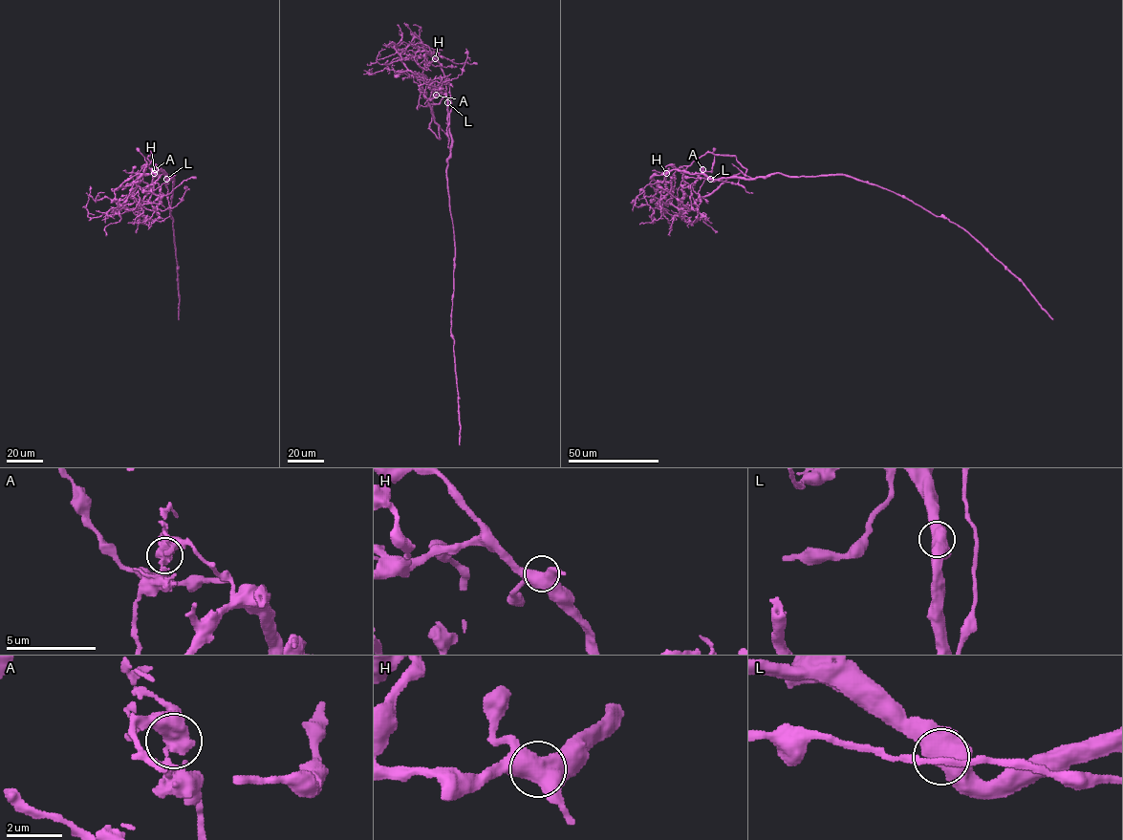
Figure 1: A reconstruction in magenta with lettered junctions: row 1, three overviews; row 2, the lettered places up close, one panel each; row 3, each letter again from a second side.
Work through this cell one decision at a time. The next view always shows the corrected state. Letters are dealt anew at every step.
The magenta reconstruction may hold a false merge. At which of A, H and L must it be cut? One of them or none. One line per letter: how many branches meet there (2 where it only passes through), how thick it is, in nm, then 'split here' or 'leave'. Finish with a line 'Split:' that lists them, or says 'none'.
A: branches 4; calibre 500 nm; split here
H: branches 4; calibre 550 nm; leave
L: branches 4; calibre 480 nm; leave
Split: A

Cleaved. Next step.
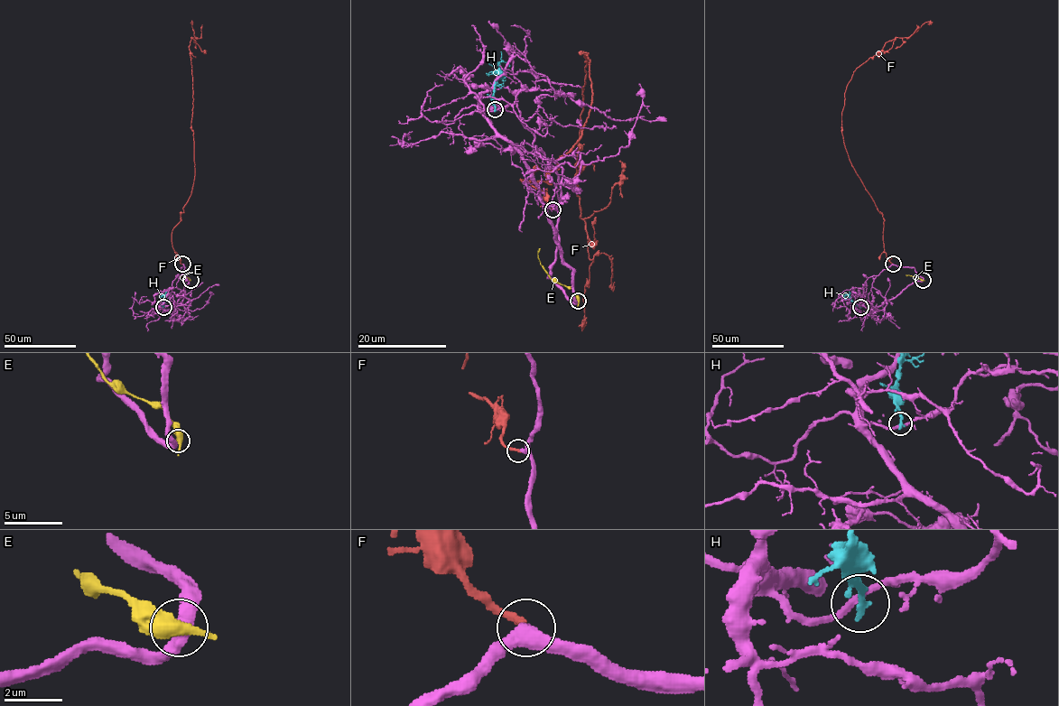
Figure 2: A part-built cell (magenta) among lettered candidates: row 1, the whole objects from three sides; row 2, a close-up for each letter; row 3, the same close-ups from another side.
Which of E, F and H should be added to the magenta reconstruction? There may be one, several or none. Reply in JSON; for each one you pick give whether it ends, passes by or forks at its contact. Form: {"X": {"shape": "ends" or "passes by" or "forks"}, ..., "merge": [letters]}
{"F": {"shape": "ends"}, "merge": ["F"]}

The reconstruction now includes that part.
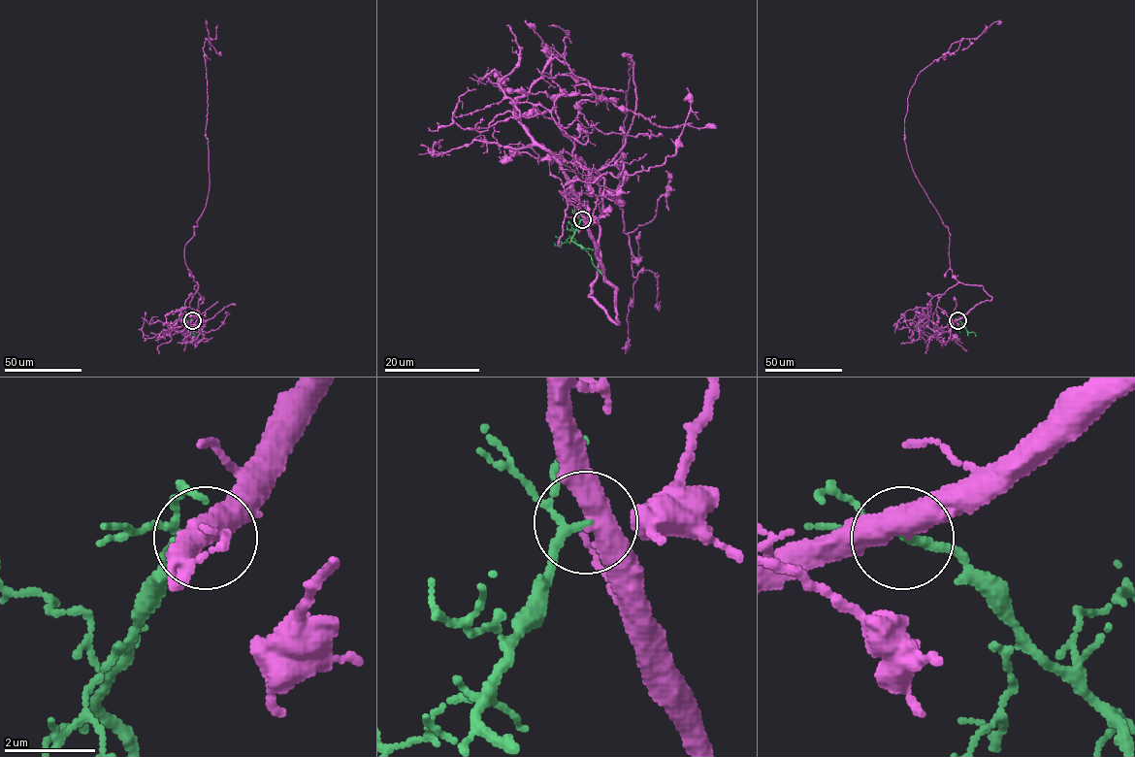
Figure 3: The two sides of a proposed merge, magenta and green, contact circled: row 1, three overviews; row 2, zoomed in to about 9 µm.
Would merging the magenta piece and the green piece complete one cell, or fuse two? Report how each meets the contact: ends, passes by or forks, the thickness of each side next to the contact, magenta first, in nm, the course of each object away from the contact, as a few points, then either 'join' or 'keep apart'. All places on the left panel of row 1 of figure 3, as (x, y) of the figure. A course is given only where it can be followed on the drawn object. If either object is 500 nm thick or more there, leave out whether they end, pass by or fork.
magenta passes by; green passes by; 460 nm thick on the magenta side, 160 nm on the other; magenta runs (192, 320), (204, 298), (195, 289), (184, 248), (194, 235), (210, 187), (203, 49), (210, 38), (208, 24); green runs (192, 320), (188, 326), (198, 336); join

